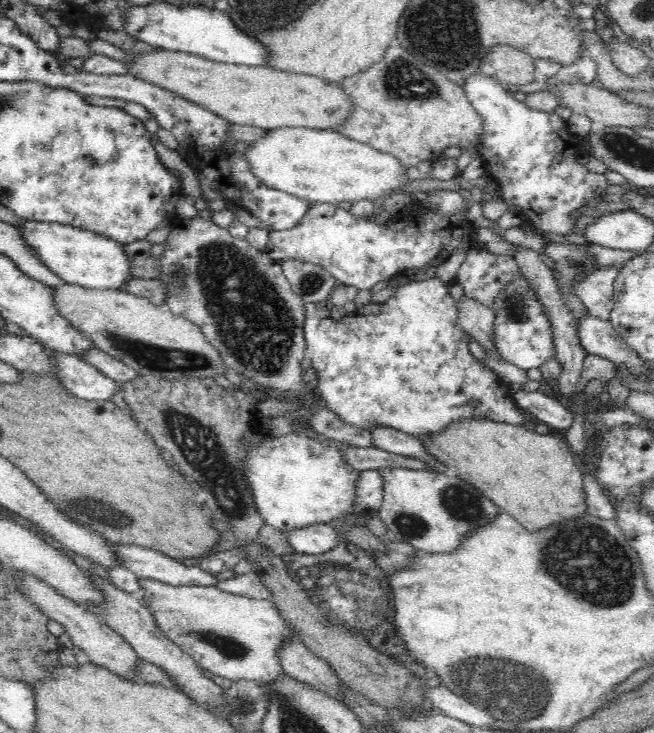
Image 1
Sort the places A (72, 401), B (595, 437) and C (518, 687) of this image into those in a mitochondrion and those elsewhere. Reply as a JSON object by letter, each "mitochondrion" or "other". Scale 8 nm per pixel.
{"A":"other","B":"other","C":"mitochondrion"}

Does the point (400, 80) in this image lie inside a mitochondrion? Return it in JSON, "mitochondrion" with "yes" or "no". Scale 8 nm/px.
{"mitochondrion":"yes"}

